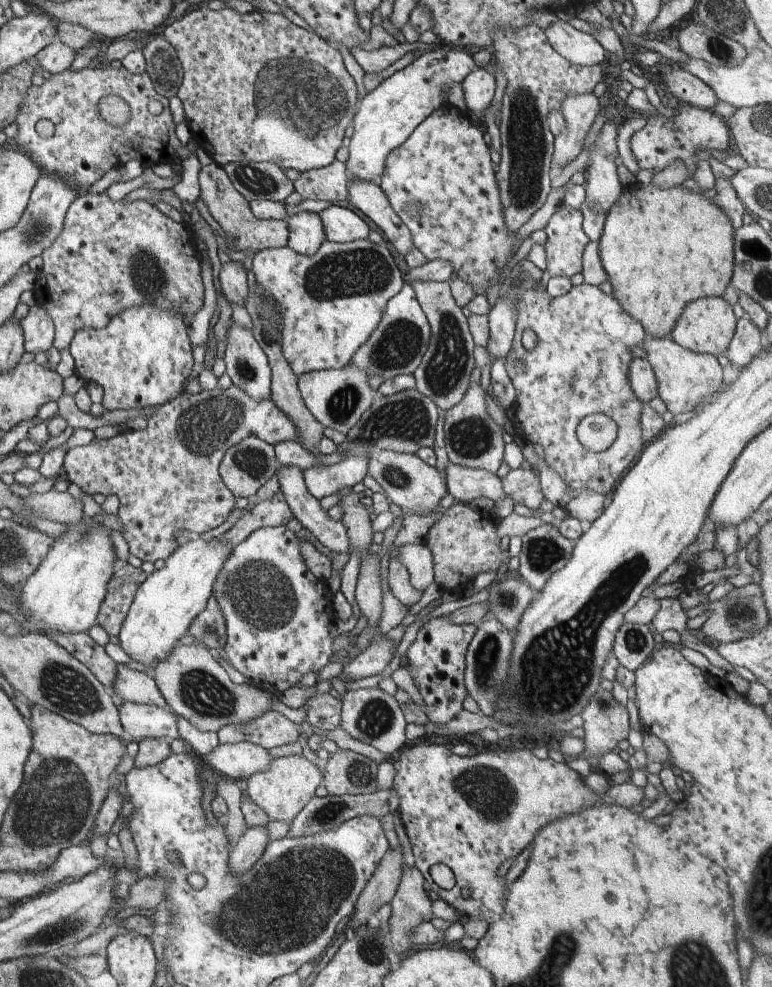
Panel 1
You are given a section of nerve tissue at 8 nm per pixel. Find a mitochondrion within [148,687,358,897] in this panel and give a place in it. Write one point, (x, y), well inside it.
(329, 812)

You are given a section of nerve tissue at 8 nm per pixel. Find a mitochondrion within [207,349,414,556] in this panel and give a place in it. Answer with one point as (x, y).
(250, 460)

